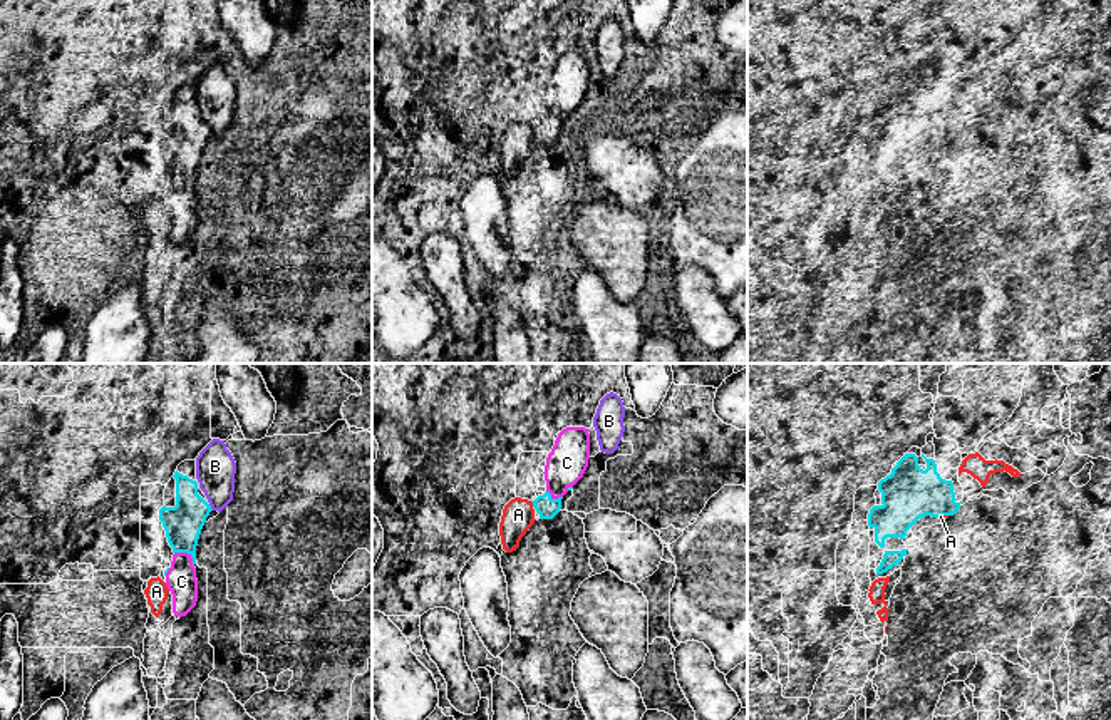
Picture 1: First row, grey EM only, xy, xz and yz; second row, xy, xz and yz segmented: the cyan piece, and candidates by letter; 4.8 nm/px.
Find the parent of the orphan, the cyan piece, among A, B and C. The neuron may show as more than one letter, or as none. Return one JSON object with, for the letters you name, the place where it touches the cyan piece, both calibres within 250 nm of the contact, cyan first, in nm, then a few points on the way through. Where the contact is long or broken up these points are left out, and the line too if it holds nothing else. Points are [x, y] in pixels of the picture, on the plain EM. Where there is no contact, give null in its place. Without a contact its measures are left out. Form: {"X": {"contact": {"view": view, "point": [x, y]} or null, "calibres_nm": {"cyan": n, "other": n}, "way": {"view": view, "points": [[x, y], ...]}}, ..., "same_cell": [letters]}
{"C": {"contact": {"view": "xy", "point": [188, 178]}, "calibres_nm": {"cyan": 190, "other": 150}}, "same_cell": ["C"]}

